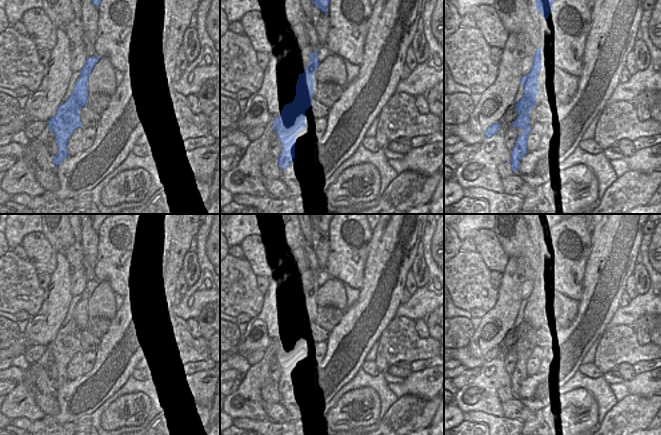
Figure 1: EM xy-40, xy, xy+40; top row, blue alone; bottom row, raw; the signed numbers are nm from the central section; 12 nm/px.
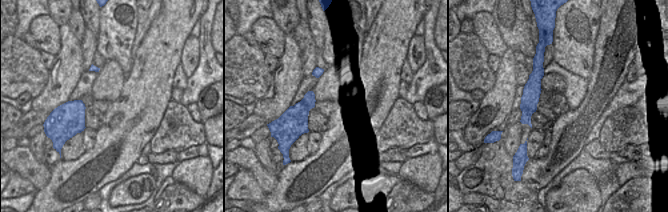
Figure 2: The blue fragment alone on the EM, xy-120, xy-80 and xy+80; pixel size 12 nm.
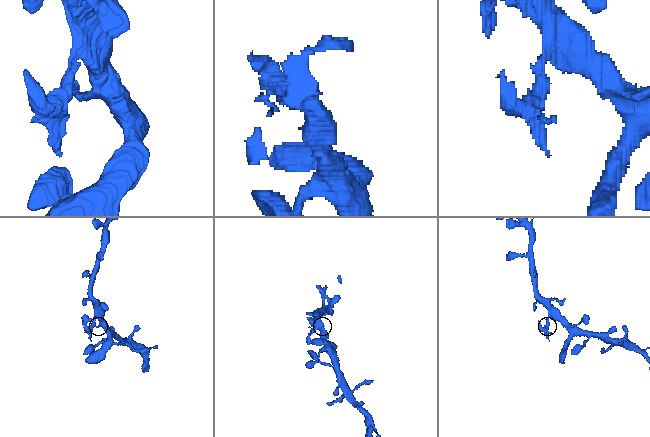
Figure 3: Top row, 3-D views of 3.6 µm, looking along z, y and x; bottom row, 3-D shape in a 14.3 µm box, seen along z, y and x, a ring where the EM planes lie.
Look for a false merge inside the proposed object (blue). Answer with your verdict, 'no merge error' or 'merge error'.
merge error

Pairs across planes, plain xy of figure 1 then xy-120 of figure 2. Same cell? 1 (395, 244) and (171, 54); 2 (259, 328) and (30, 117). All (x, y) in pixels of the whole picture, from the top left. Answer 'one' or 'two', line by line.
1: one
2: two

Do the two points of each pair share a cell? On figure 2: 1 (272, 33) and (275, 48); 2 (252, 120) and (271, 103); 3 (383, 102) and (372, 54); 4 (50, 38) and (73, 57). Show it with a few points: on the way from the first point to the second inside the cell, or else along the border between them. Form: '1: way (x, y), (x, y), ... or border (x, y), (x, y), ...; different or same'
1: way (272, 37), (273, 44); same
2: border (253, 113), (260, 116), (267, 123); different
3: way (378, 90), (378, 66); same
4: border (59, 26), (59, 51), (55, 56); different

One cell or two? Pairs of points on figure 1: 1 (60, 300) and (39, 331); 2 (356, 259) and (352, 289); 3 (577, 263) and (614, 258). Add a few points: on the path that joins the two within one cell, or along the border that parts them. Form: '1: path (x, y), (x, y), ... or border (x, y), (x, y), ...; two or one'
1: path (54, 308), (46, 323); one
2: path (352, 266), (352, 282); one
3: border (592, 239), (592, 250), (585, 267), (582, 285); two

